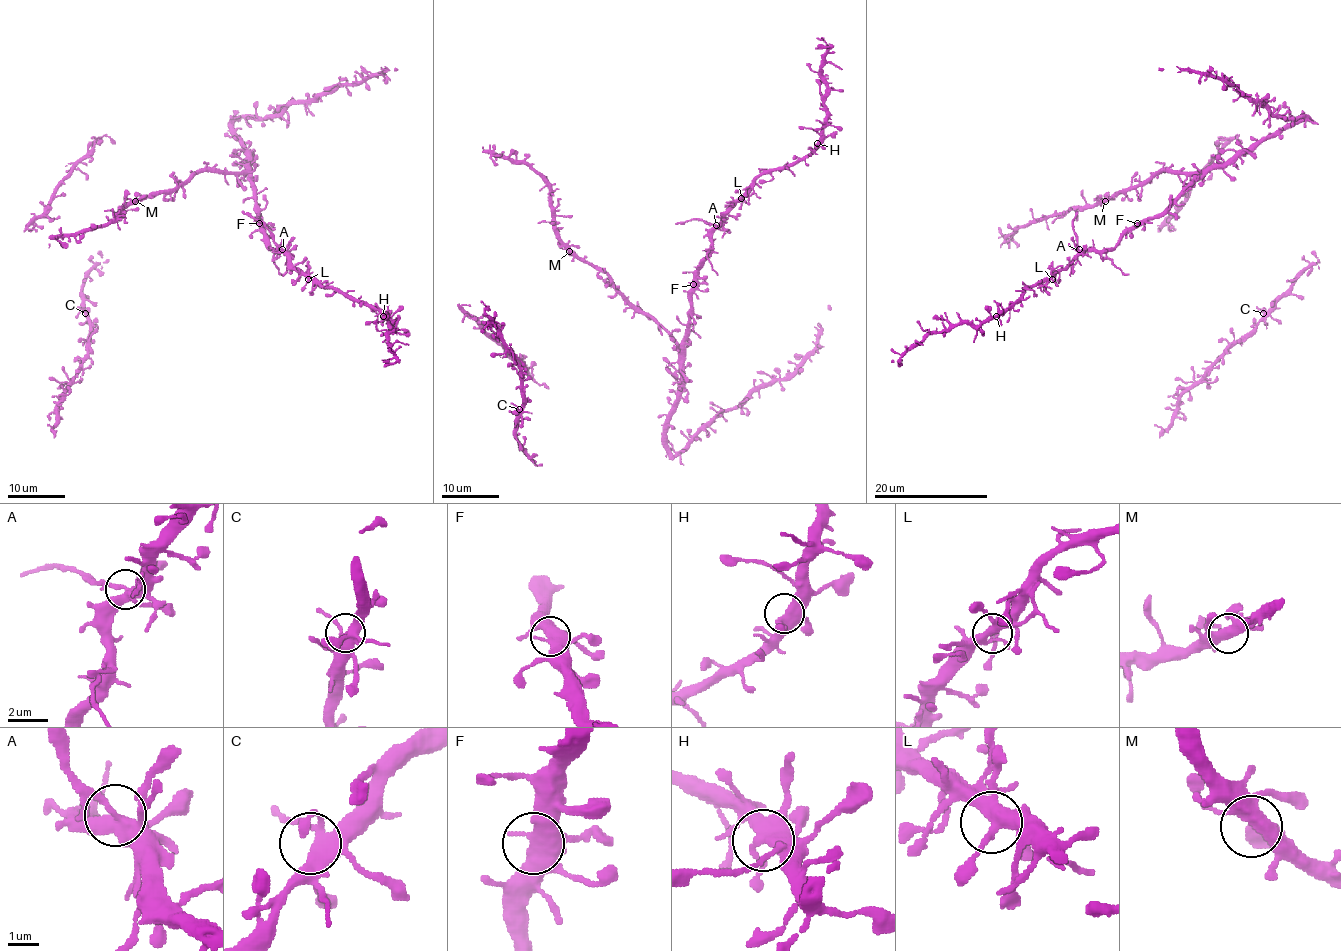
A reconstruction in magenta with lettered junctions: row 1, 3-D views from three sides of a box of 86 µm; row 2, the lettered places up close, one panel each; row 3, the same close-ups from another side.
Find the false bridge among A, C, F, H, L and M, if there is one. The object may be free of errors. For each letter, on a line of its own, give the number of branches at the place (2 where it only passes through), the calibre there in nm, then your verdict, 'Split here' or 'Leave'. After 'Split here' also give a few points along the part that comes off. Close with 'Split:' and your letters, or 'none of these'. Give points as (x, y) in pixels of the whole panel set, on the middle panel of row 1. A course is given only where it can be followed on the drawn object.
A: Branches: 5. Thickness 360 nm. Split here. Course of the part to remove: (716, 225), (696, 218), (676, 224)
C: Branches: 5. Thickness 400 nm. Leave
F: Branches: 4. Thickness 460 nm. Leave
H: Branches: 5. Thickness 440 nm. Leave
L: Branches: 4. Thickness 400 nm. Leave
M: Branches: 4. Thickness 400 nm. Leave
Split: A

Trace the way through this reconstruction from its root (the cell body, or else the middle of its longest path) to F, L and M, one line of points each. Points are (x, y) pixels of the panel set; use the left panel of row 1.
F: (165, 193), (182, 186), (201, 171), (242, 172), (252, 188), (259, 223)
L: (165, 193), (182, 186), (201, 171), (242, 172), (252, 188), (264, 239), (275, 250), (281, 250), (308, 279)
M: (165, 193), (141, 196), (135, 201)

